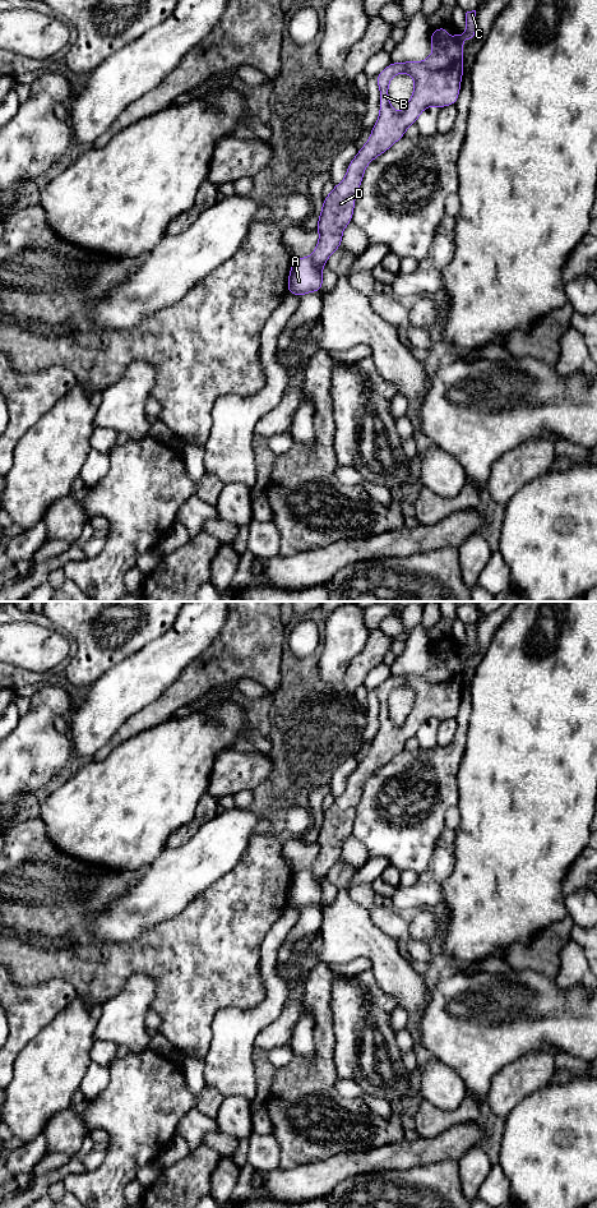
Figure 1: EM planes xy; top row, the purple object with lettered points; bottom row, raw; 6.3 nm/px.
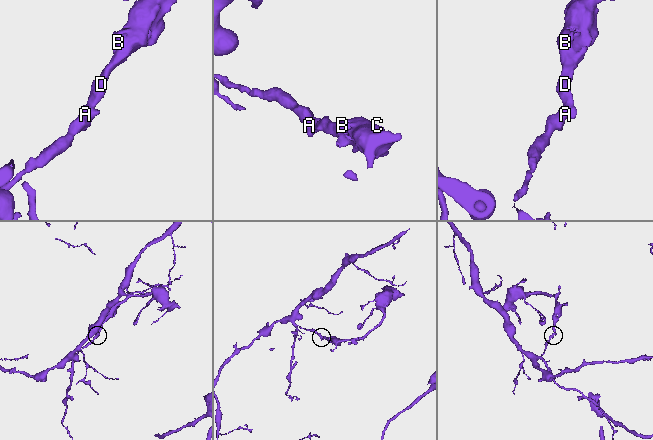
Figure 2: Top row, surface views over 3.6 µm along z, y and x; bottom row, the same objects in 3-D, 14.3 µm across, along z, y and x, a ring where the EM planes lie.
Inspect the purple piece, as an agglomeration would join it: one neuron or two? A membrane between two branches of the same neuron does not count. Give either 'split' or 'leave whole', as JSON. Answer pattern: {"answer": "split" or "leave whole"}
{"answer": "split"}

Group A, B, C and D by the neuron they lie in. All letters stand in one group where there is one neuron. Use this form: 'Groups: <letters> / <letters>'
Groups: A / B C D

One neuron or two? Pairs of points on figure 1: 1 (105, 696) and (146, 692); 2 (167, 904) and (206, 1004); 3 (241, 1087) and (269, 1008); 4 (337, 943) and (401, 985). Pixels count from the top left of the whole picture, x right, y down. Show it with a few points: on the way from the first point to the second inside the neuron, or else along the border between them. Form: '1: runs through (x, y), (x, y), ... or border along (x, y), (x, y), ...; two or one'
1: runs through (115, 696), (120, 692), (135, 692); one
2: border along (194, 898), (175, 916), (156, 923), (146, 931); two
3: runs through (241, 1068), (241, 1036), (250, 1027); one
4: runs through (353, 943), (364, 943), (389, 968); one

